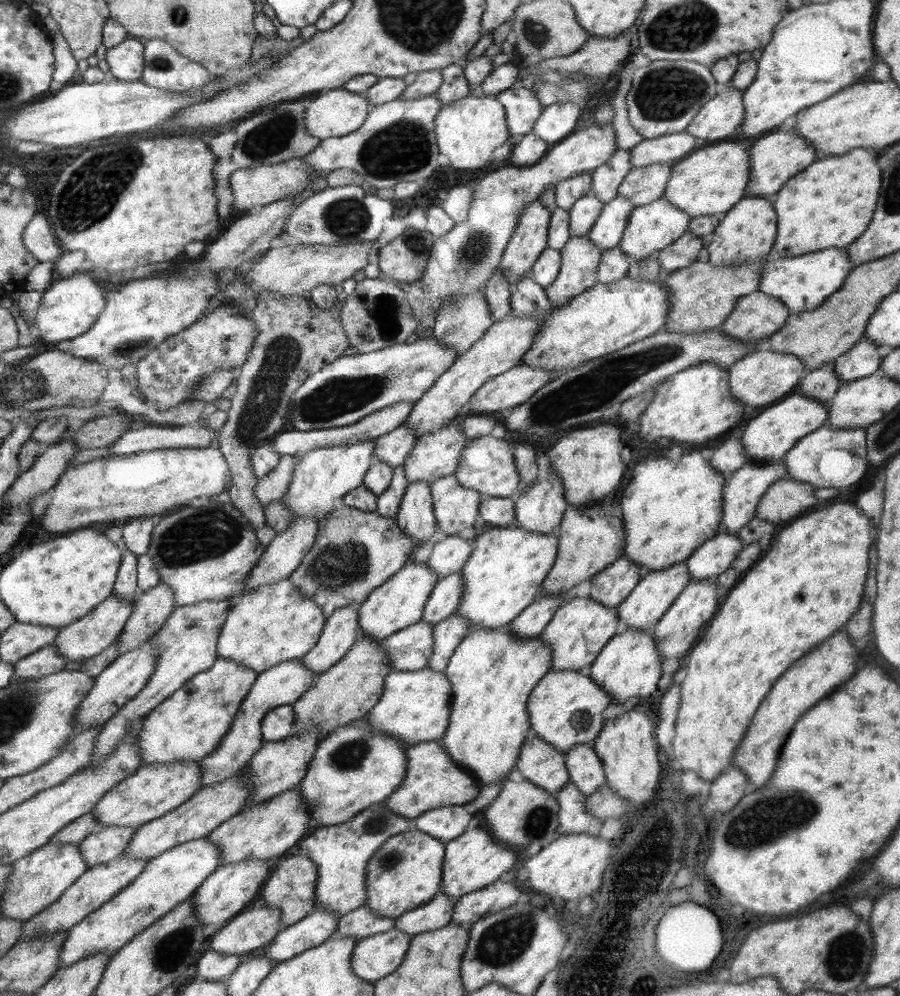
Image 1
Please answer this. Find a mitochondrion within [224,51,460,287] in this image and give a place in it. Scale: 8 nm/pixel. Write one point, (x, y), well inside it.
(401, 148)

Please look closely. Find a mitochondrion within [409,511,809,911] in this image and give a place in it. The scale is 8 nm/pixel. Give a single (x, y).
(539, 818)

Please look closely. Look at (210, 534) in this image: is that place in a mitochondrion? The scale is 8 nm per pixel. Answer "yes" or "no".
yes

